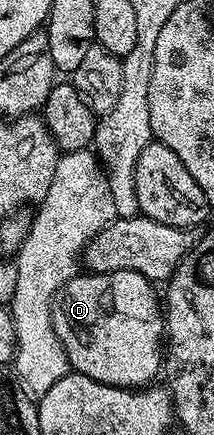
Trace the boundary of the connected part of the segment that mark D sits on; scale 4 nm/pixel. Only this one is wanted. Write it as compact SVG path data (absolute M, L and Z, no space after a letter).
M80 272L75 277L68 280L58 292L55 293L55 299L51 305L51 315L53 316L53 328L61 340L61 344L67 353L67 361L70 369L77 374L84 374L95 381L104 382L109 386L120 386L130 388L142 388L156 380L155 373L160 373L161 363L165 358L165 310L161 305L161 298L155 295L156 287L141 272L105 272L104 274L93 274L90 272Z

